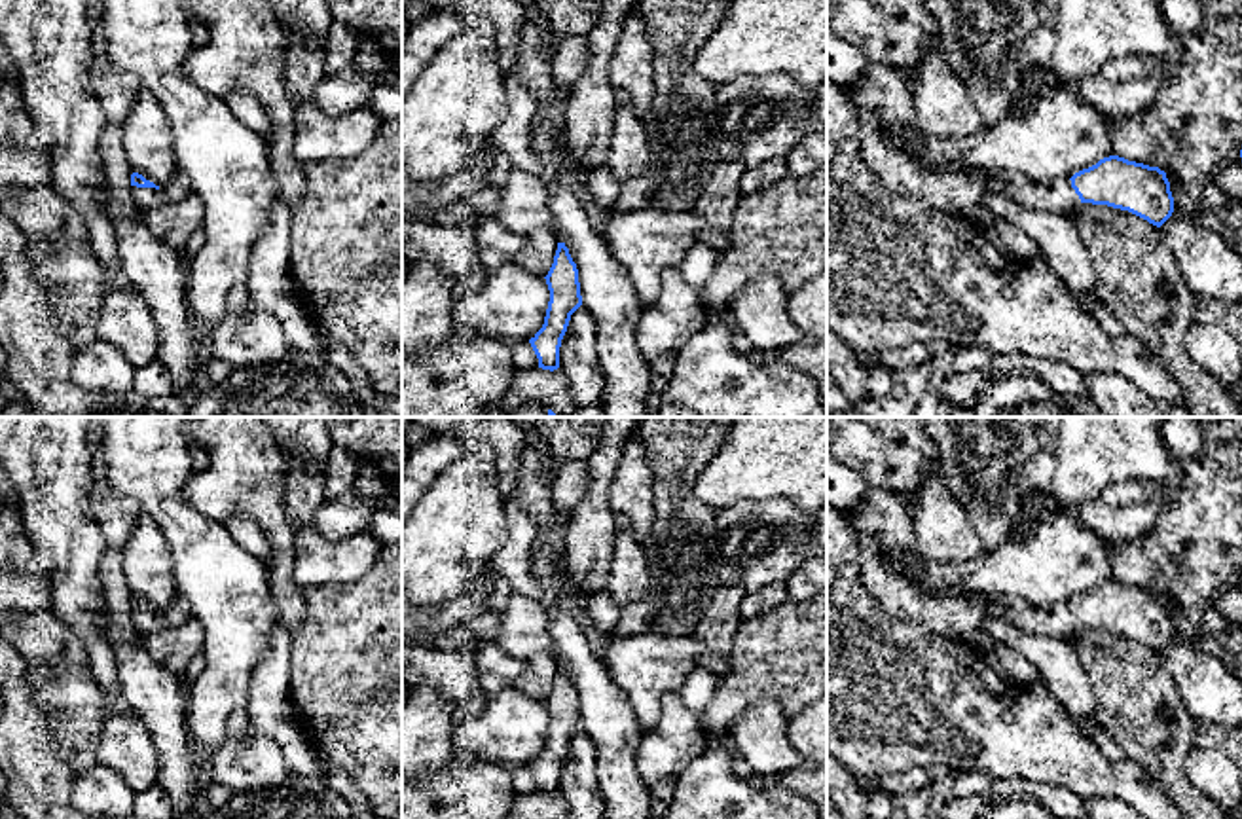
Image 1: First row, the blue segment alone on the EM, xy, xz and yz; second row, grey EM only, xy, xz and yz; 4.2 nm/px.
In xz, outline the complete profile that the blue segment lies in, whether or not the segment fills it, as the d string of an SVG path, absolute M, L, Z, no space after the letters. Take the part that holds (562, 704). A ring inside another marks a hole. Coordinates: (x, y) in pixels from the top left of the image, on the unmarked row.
M557 667L554 688L544 703L550 726L544 749L529 768L539 783L539 792L554 796L559 792L559 772L571 739L582 730L578 694L565 667Z

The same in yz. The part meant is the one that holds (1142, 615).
M922 571L904 574L908 584L937 597L963 599L978 605L986 616L1045 637L1071 639L1079 628L1107 629L1128 635L1160 652L1174 637L1166 597L1159 592L1128 586L1119 580L1054 607L999 609L992 597L961 588L931 588Z

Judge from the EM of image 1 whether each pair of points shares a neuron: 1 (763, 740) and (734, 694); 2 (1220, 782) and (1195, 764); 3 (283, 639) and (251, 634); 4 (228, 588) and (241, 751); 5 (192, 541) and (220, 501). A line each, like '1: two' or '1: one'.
1: two
2: one
3: two
4: two
5: two

